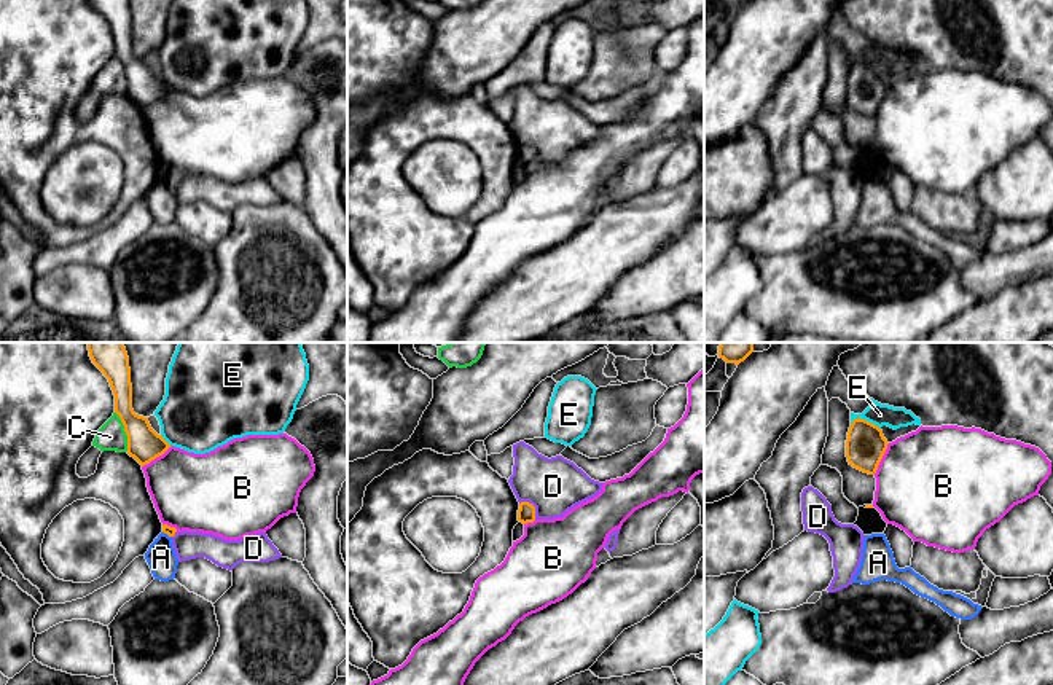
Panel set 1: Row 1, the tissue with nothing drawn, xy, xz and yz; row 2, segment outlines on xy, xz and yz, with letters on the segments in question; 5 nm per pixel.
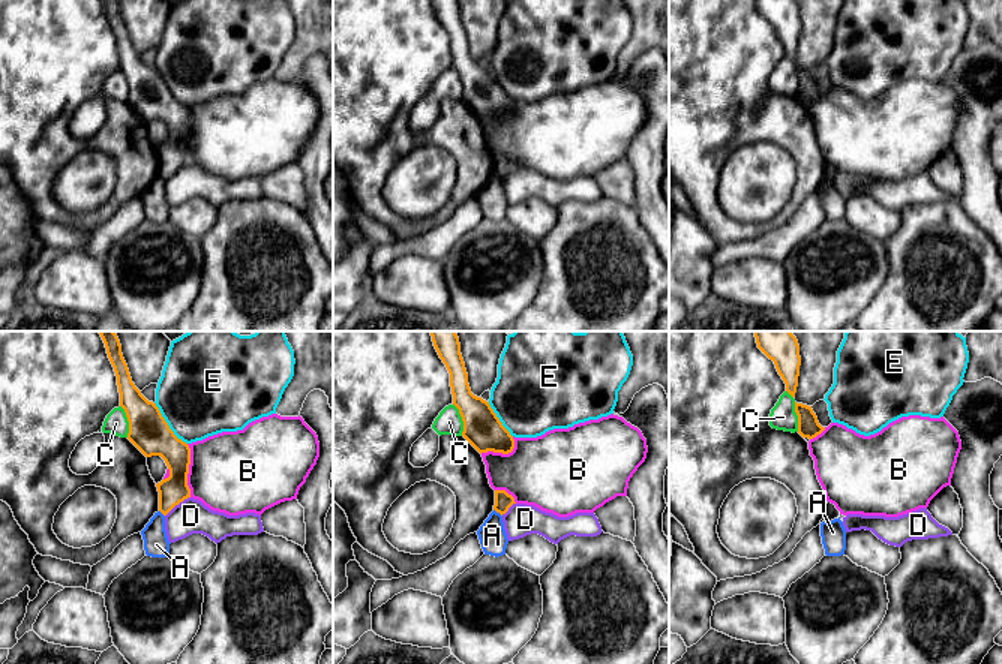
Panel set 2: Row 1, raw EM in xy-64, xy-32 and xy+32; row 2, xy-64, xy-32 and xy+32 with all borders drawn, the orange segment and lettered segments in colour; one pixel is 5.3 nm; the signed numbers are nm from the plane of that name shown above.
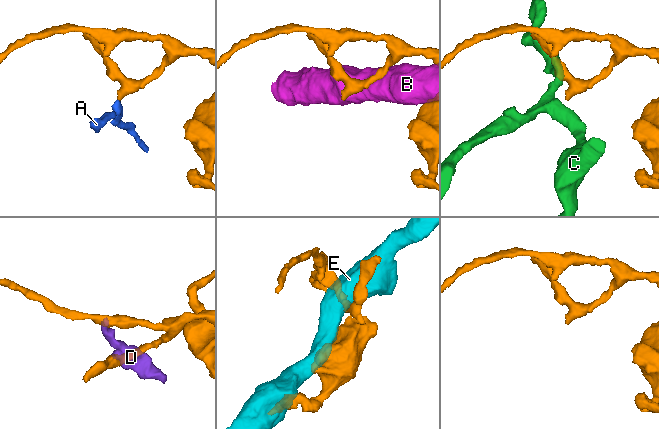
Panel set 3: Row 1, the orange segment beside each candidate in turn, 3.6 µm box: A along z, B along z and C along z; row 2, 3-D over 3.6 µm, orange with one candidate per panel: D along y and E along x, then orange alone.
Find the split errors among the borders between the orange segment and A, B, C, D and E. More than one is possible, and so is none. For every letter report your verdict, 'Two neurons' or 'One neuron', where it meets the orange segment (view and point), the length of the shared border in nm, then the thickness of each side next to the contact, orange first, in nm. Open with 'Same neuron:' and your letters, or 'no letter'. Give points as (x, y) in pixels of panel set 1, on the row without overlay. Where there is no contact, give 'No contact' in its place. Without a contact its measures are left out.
Same neuron: no letter
A: Two neurons. Touches orange at xy (168, 177). Shared border 60 nm. Thickness 50 nm (orange) against 150 nm
B: Two neurons. Touches orange at yz (881, 101). Shared border 180 nm. Thickness 200 nm (orange) against 500 nm
C: Two neurons. Touches orange at xy (125, 74). Shared border 220 nm. Thickness 170 nm (orange) against 140 nm
D: Two neurons. Touches orange at xz (534, 150). Shared border 120 nm. Thickness 90 nm (orange) against 280 nm
E: Two neurons. Touches orange at yz (864, 62). Shared border 160 nm. Thickness 200 nm (orange) against 110 nm

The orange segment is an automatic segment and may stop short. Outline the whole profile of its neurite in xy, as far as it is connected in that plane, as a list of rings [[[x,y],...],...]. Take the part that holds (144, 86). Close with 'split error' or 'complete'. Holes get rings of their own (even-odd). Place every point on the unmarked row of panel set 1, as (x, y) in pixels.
[[[91,0],[91,3],[113,33],[115,56],[127,78],[127,97],[142,110],[162,99],[170,88],[151,72],[148,61],[139,59],[132,53],[129,0]]] | complete

